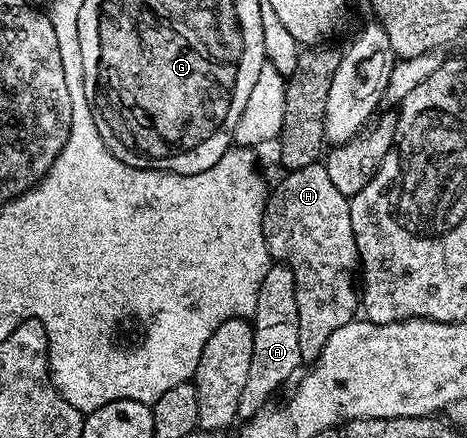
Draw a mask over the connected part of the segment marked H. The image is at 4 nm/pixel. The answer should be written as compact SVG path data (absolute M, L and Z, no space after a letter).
M321 161L308 164L308 168L300 168L299 170L291 170L283 173L283 178L279 180L278 187L269 191L266 199L266 207L264 208L264 240L268 244L268 252L271 259L275 263L287 266L292 270L292 280L296 288L296 313L300 316L300 352L303 359L313 360L318 357L318 351L324 348L324 344L328 344L328 336L332 336L332 332L336 332L336 328L344 328L344 324L355 321L356 315L360 310L360 294L356 289L356 271L359 269L358 249L356 248L356 240L352 232L352 216L350 215L350 199L346 198L338 191L336 184L332 184L332 179L328 176L325 165Z

